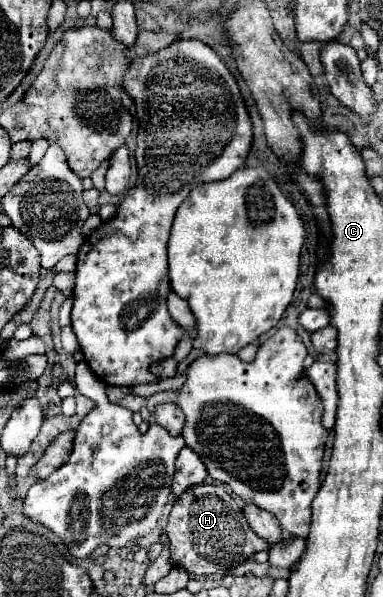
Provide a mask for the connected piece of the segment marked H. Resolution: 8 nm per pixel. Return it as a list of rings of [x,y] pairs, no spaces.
[[[209,481],[191,487],[173,503],[165,531],[173,565],[187,569],[195,577],[225,573],[231,567],[245,563],[257,551],[269,549],[269,543],[251,531],[239,503],[221,485]]]

